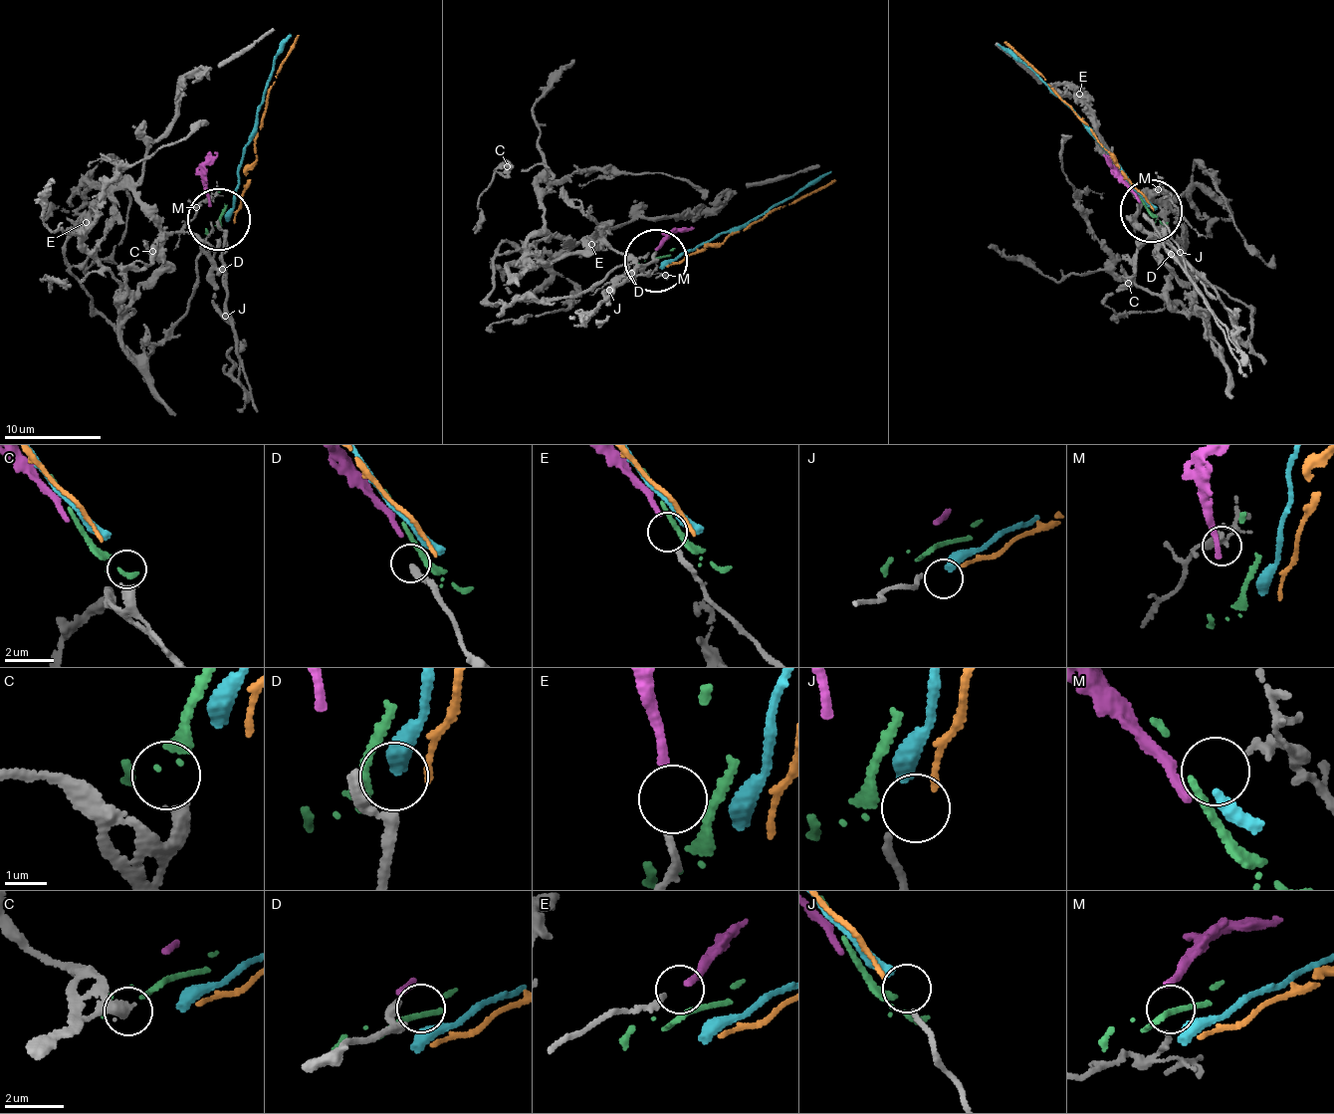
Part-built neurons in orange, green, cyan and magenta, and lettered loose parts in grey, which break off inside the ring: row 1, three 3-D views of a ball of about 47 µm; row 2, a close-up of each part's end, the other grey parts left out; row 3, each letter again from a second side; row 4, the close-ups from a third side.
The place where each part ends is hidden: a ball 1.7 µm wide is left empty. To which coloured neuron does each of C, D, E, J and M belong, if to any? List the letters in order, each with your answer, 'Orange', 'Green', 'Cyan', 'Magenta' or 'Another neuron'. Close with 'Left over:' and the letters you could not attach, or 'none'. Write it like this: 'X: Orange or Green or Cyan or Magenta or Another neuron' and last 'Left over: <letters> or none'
C: Green
D: Another neuron
E: Magenta
J: Cyan
M: Another neuron
Left over: D, M

